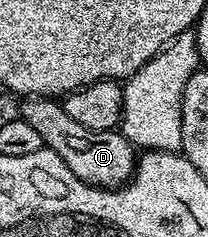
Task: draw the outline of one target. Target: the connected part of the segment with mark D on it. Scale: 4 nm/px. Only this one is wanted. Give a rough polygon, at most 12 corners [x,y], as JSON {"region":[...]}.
{"region":[[53,97],[20,118],[92,187],[125,186],[138,152],[126,135],[83,129]]}

